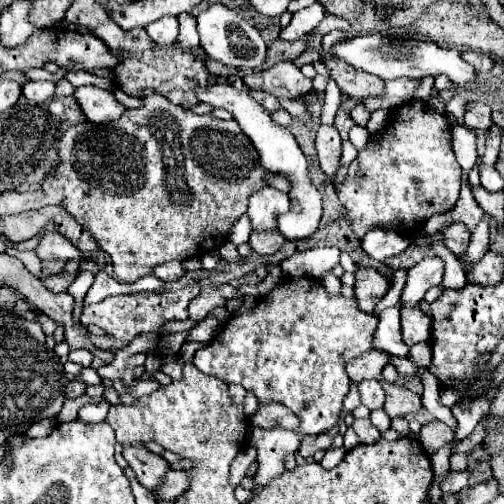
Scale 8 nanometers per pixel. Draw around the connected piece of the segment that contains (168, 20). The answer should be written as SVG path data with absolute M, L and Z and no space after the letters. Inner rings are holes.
M163 16L155 22L151 22L147 28L147 34L149 38L155 42L155 44L173 44L179 36L179 24L177 24L177 18L175 16Z

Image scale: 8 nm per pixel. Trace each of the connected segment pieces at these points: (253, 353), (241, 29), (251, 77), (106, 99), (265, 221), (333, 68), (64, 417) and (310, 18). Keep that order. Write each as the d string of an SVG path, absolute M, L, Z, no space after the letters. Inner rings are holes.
M285 278L267 294L269 302L258 302L253 310L233 316L209 346L195 352L193 364L227 384L241 384L255 394L259 404L279 402L293 410L301 420L299 432L249 430L249 446L257 450L259 468L253 476L253 498L275 478L275 466L287 454L295 454L301 436L317 436L331 430L341 414L343 398L349 394L351 380L345 364L371 350L377 318L357 308L357 302L345 296L331 296L311 278Z
M213 4L197 16L197 30L201 36L201 48L211 60L217 60L225 66L235 66L239 70L259 70L267 56L267 46L261 34L233 8L223 4Z
M279 62L265 72L247 74L243 82L251 90L263 90L277 98L299 98L311 90L311 80L293 62Z
M81 86L75 88L75 98L83 108L83 114L93 124L107 124L119 120L119 116L127 110L111 90L103 90L97 86Z
M265 186L259 192L251 194L247 216L251 220L253 232L277 230L277 216L289 210L289 196L277 188Z
M327 58L325 66L327 66L331 78L337 82L337 86L355 100L365 100L371 96L379 98L385 94L385 82L377 76L349 68L349 64L335 60L335 58Z
M86 394L75 399L66 399L61 412L57 416L57 420L61 422L69 422L77 419L78 411L81 407L88 403L98 404L103 401L104 397L89 397Z
M315 2L313 6L295 12L293 18L291 18L291 22L289 22L289 26L281 28L279 38L289 40L289 42L299 40L299 38L305 36L307 32L311 32L311 30L313 30L321 20L323 20L323 16L325 16L325 10Z

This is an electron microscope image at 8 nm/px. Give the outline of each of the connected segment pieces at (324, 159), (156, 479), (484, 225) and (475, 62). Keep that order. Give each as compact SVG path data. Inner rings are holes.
M319 126L317 132L317 158L319 166L325 172L327 178L335 176L339 170L339 158L341 158L341 136L335 126Z
M129 446L123 450L123 456L129 462L129 466L135 470L137 480L151 492L157 492L159 482L163 482L163 476L171 470L169 462L163 456L153 454L145 448Z
M489 214L483 216L483 220L479 222L479 226L471 234L467 256L463 256L463 264L465 266L474 265L489 250L489 222L487 222L487 218L489 218Z
M469 50L469 52L463 52L461 56L463 56L463 60L467 60L477 72L489 72L489 70L495 66L493 58L485 56L485 54L481 54L481 52L473 52L473 50Z

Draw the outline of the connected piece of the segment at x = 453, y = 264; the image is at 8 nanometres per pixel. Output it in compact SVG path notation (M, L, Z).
M435 242L433 244L433 250L445 262L445 278L443 278L441 286L443 288L453 288L453 290L463 288L467 284L467 278L465 278L465 270L463 270L459 258L453 256L447 248L443 248L441 242Z

